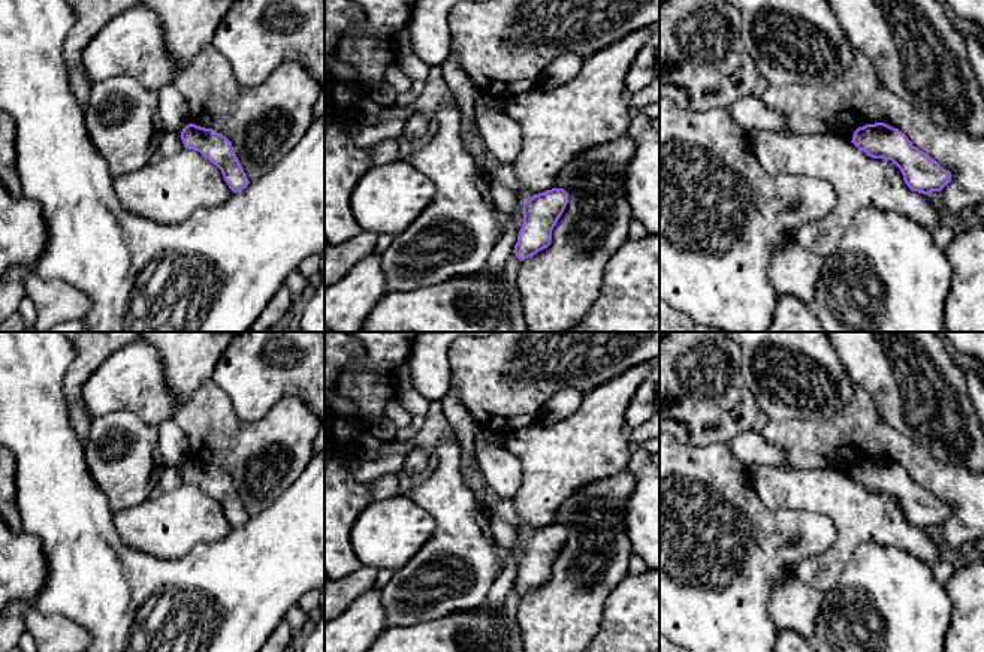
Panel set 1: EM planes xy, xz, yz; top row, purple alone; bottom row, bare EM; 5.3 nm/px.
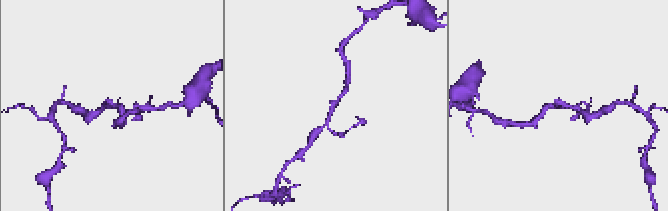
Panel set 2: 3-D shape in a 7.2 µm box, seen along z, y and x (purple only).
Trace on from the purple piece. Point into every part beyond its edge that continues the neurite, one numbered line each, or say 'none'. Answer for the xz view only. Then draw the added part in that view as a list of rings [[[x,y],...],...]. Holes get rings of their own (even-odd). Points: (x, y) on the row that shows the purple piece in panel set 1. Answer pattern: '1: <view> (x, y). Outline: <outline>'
none

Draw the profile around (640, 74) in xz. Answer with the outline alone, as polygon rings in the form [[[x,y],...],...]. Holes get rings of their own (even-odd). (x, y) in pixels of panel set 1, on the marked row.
[[[649,45],[643,46],[639,51],[625,78],[625,91],[628,96],[643,90],[655,78],[654,72],[655,54],[656,49],[654,49]]]

